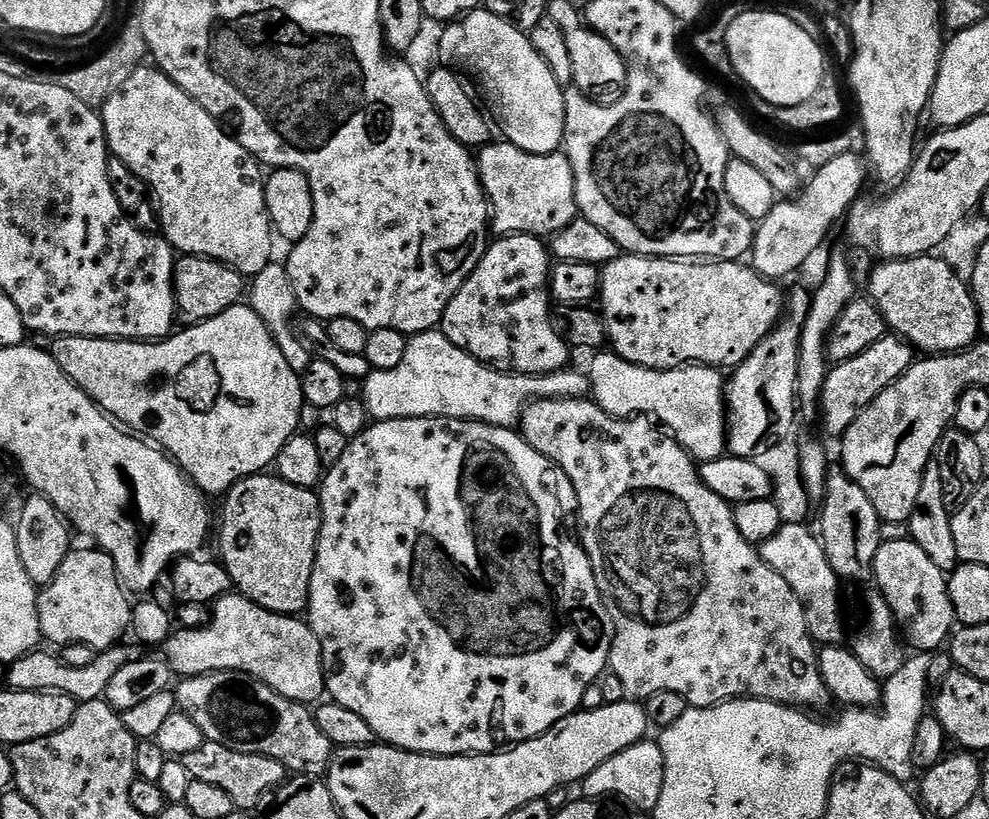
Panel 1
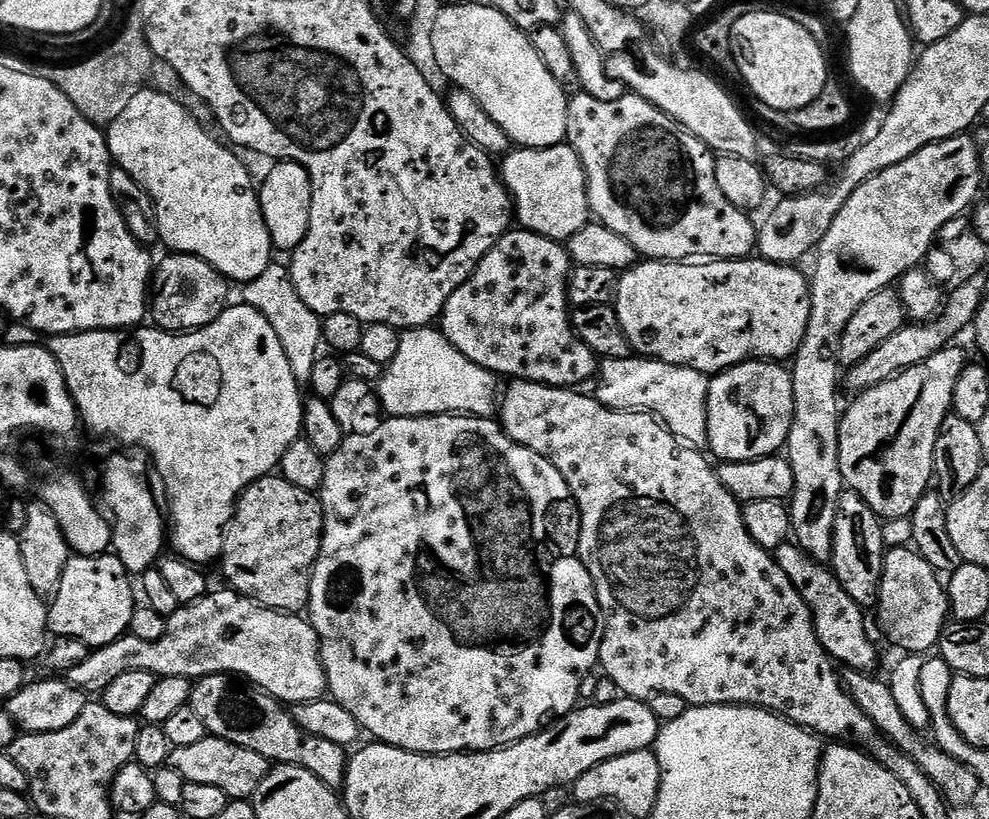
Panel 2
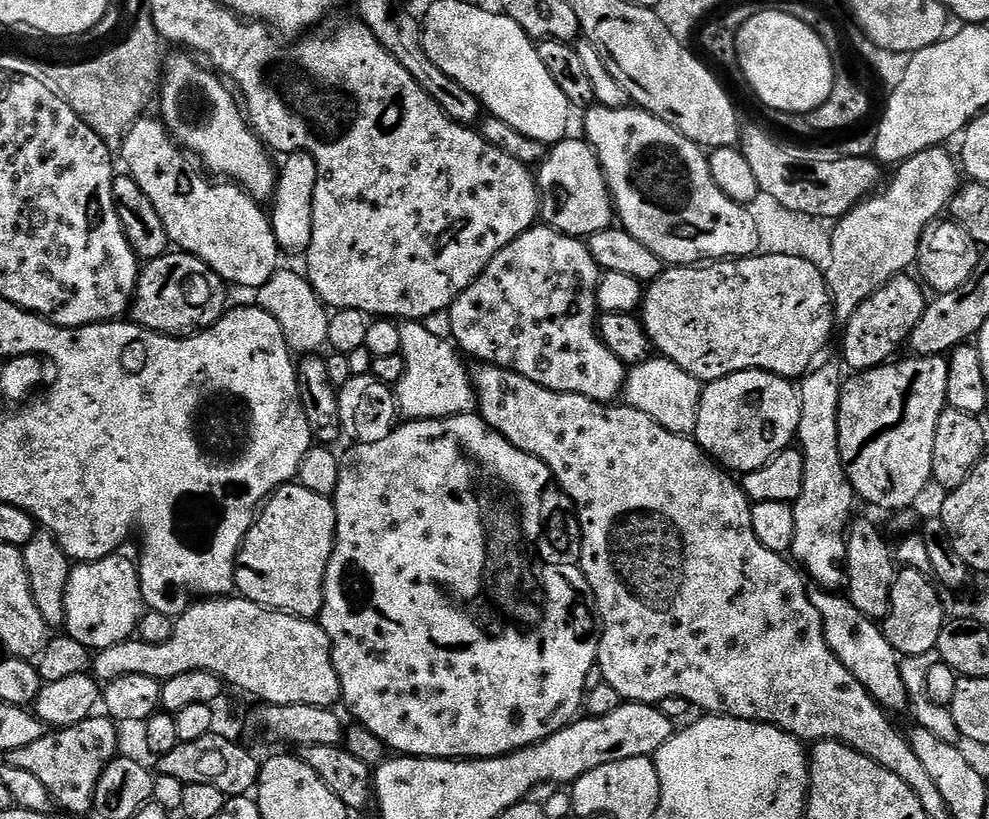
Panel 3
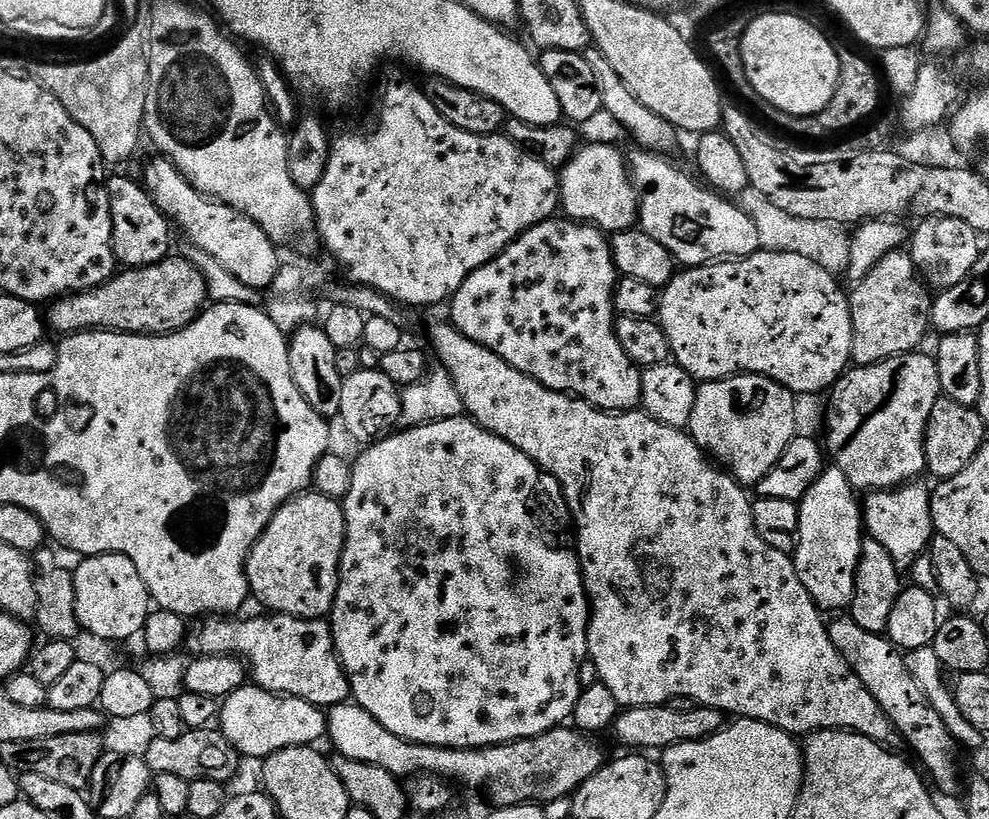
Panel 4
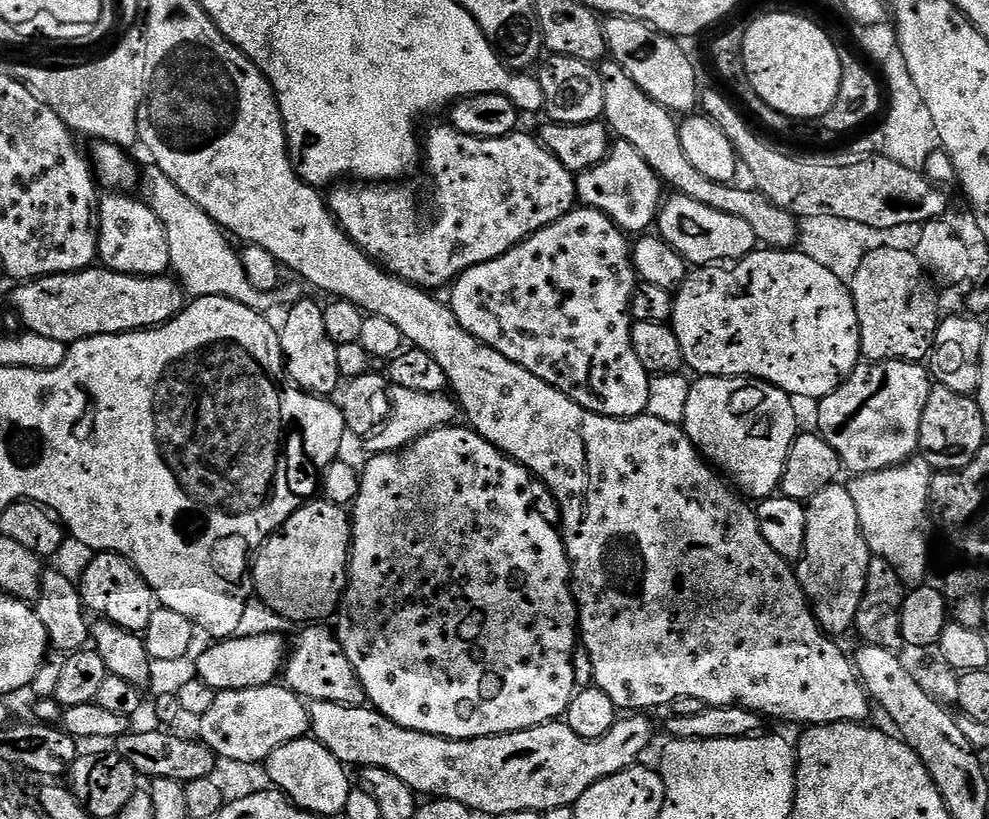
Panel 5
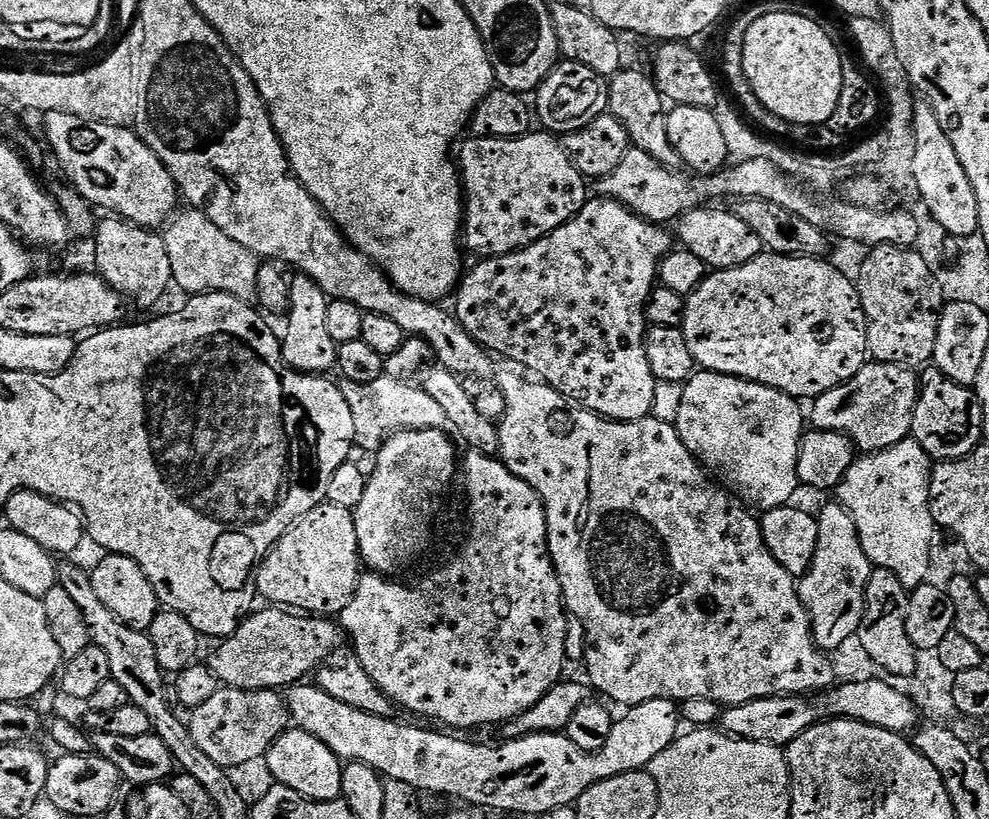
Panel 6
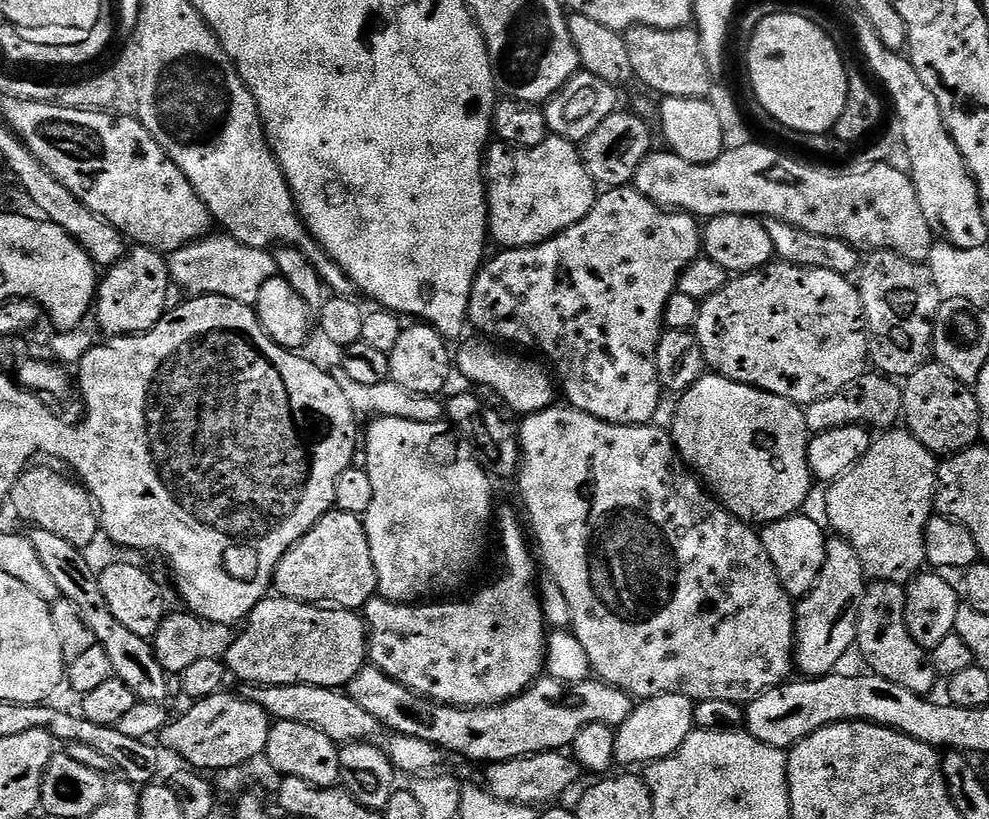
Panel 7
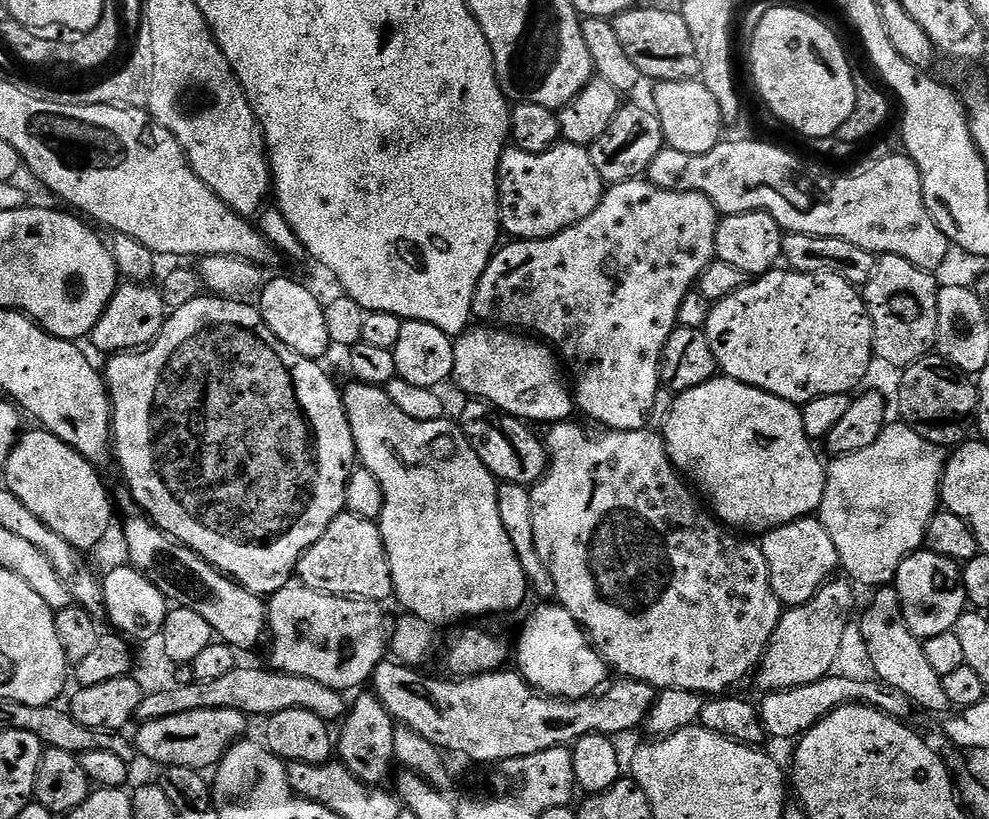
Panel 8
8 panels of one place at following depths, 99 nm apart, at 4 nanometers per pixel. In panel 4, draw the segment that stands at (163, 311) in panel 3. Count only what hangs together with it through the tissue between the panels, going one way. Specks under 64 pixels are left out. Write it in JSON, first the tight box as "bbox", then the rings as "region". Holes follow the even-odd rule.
{"bbox":[46,255,209,337],"region":[[[169,255],[154,266],[130,268],[89,292],[51,301],[46,324],[61,337],[76,332],[129,332],[131,336],[169,336],[195,322],[209,303],[204,274],[191,259]]]}

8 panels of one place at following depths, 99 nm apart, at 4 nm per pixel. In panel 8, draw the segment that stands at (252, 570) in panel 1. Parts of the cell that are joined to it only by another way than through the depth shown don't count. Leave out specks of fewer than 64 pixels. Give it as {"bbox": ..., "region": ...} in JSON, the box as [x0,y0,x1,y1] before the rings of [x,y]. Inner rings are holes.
{"bbox":[296,510,394,602],"region":[[[347,510],[334,518],[326,534],[322,534],[322,538],[302,554],[296,576],[303,587],[331,596],[377,602],[391,601],[394,596],[390,562],[386,558],[379,523],[358,518]]]}

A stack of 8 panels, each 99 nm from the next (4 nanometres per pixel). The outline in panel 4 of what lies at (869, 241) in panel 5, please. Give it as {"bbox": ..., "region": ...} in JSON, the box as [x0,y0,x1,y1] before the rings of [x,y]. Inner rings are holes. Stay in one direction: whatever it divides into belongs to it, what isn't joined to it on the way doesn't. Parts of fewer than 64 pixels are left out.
{"bbox":[738,186,851,278],"region":[[[751,186],[739,196],[738,206],[754,220],[761,251],[797,254],[802,258],[809,258],[810,262],[817,263],[837,278],[847,273],[851,241],[847,233],[837,225],[828,224],[824,220],[796,218],[792,214],[787,214]]]}

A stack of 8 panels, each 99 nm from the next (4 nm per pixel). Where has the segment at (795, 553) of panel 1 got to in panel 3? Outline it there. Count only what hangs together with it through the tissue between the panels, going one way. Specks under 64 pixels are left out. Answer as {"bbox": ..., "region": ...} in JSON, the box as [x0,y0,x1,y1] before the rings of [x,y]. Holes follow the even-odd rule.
{"bbox":[808,586,910,714],"region":[[[816,586],[809,591],[808,597],[810,602],[814,602],[814,610],[818,610],[822,618],[824,637],[838,662],[842,662],[842,666],[846,666],[846,670],[850,670],[850,674],[854,674],[854,678],[862,682],[864,689],[881,708],[892,714],[907,713],[910,701],[900,669],[901,657],[894,650],[894,646],[890,646],[884,636],[883,627],[866,614],[862,614],[862,610],[858,610],[858,606],[854,606],[847,595],[839,591]]]}

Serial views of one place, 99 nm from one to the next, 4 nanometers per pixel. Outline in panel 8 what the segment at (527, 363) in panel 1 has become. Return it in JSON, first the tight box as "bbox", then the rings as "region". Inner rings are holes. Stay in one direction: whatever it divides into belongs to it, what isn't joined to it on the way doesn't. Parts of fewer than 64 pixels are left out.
{"bbox":[472,178,718,432],"region":[[[641,178],[638,180],[627,180],[621,184],[611,185],[605,191],[604,196],[600,199],[598,210],[594,210],[594,214],[590,214],[590,218],[582,218],[580,224],[570,226],[566,231],[552,236],[548,240],[516,240],[515,242],[508,242],[508,244],[499,249],[493,255],[492,261],[486,266],[486,270],[482,274],[482,278],[478,282],[478,286],[474,290],[474,298],[472,299],[472,315],[477,321],[483,322],[488,326],[499,326],[505,330],[523,330],[525,333],[535,333],[541,341],[547,342],[558,353],[559,359],[566,365],[567,371],[570,373],[571,383],[574,385],[574,404],[577,409],[580,408],[592,420],[597,420],[597,425],[603,426],[605,429],[613,432],[625,432],[626,430],[638,430],[645,427],[648,423],[648,415],[654,406],[654,398],[656,393],[661,391],[660,387],[660,355],[666,346],[666,338],[670,338],[670,334],[678,327],[676,323],[676,315],[678,314],[678,306],[682,304],[682,298],[686,298],[688,292],[693,291],[696,279],[702,274],[702,270],[706,270],[706,266],[710,266],[712,261],[716,259],[716,226],[718,223],[718,213],[716,207],[712,205],[706,197],[698,194],[697,192],[675,192],[674,190],[662,190],[658,186],[648,183],[647,179]]]}

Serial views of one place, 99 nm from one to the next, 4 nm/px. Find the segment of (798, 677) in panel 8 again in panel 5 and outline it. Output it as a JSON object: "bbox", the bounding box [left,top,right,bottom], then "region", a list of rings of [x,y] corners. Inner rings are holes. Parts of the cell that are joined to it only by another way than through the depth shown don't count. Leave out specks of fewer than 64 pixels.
{"bbox":[794,482,873,638],"region":[[[835,482],[814,494],[807,501],[806,507],[806,546],[804,553],[800,555],[794,571],[800,584],[808,596],[808,602],[812,605],[812,611],[816,614],[816,620],[827,635],[840,638],[843,632],[852,632],[856,627],[858,610],[862,606],[862,598],[866,590],[866,578],[868,567],[873,560],[873,555],[868,551],[868,543],[862,534],[862,526],[858,522],[858,506],[854,506],[854,498],[850,498],[847,487],[843,483]]]}

